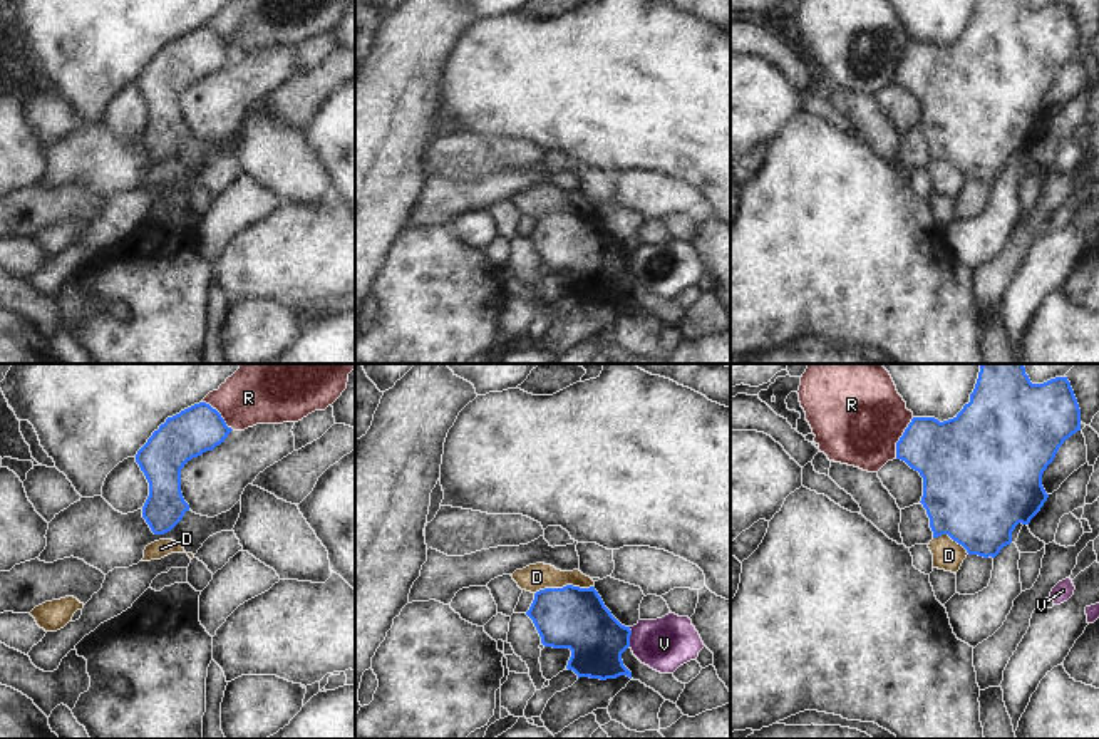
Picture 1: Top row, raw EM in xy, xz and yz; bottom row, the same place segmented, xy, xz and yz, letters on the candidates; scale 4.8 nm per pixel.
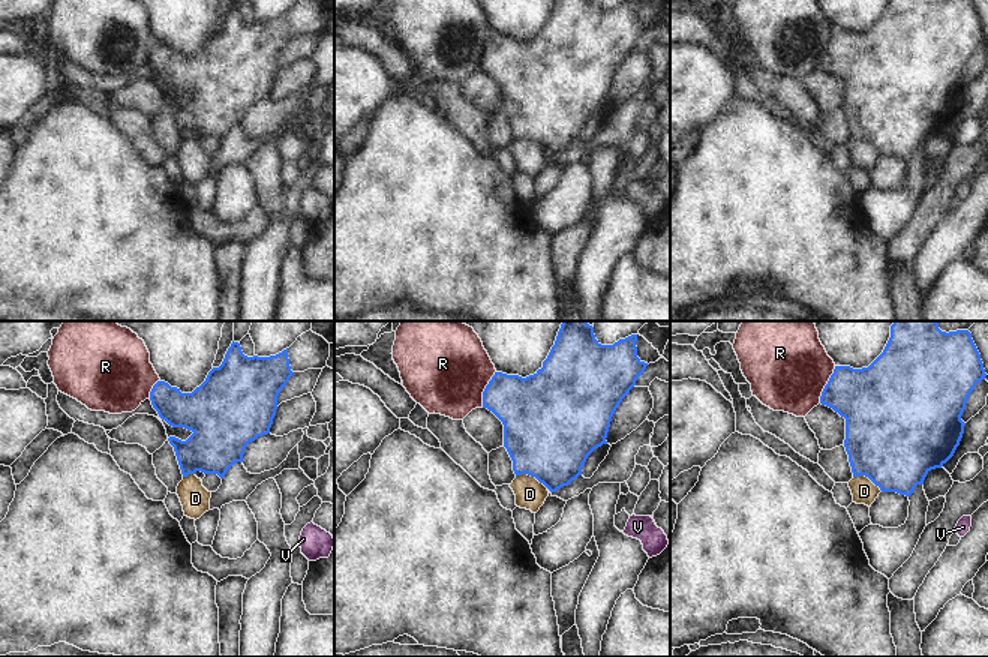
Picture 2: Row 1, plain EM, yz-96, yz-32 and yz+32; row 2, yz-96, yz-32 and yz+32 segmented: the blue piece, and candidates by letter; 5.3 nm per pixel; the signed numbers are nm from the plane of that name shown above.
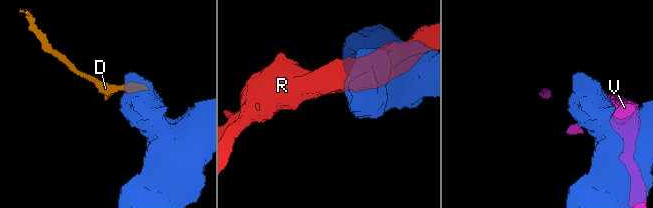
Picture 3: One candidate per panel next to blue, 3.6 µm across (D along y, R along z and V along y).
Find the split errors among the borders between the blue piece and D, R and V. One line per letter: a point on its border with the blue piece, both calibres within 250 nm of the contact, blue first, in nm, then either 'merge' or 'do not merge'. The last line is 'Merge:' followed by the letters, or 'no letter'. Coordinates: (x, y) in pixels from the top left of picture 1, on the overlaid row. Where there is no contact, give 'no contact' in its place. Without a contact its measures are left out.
D: xz (563, 587) | 300/130 nm | do not merge
R: yz (900, 438) | 320/460 nm | do not merge
V: xz (629, 637) | 280/260 nm | do not merge
Merge: no letter

